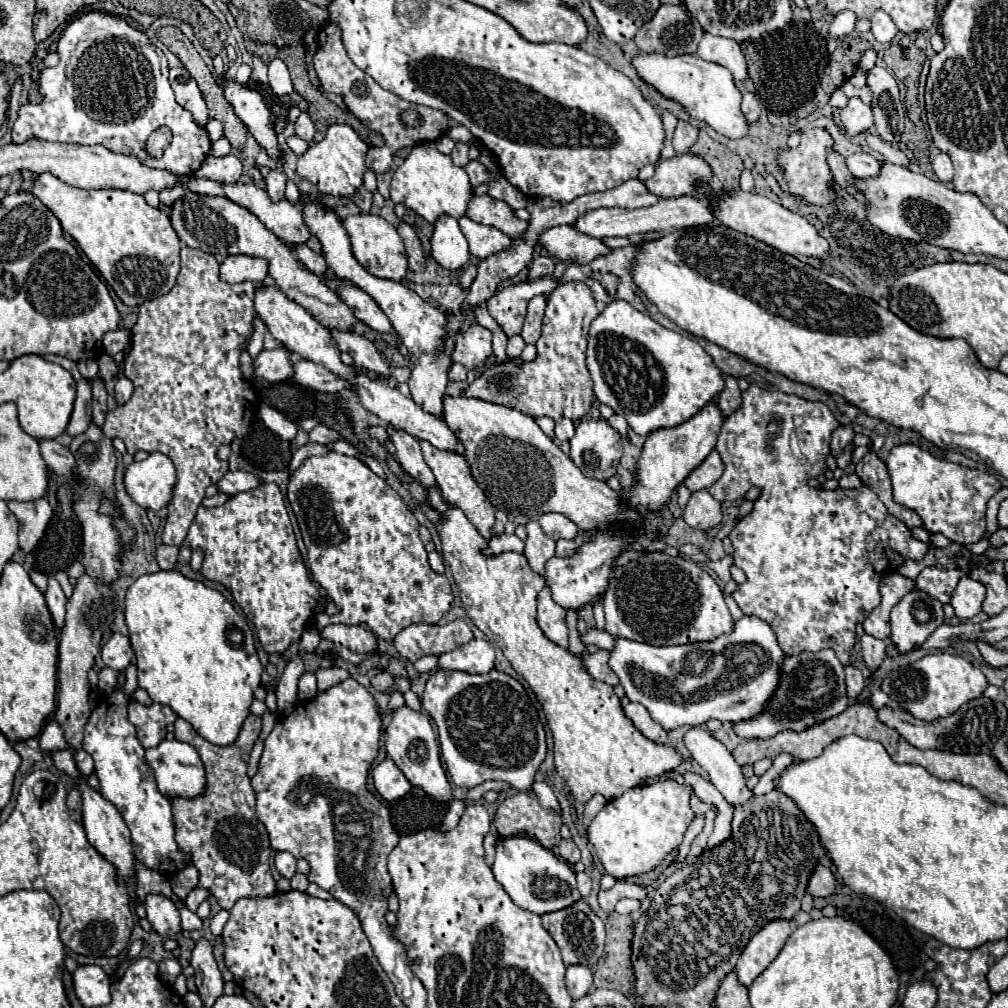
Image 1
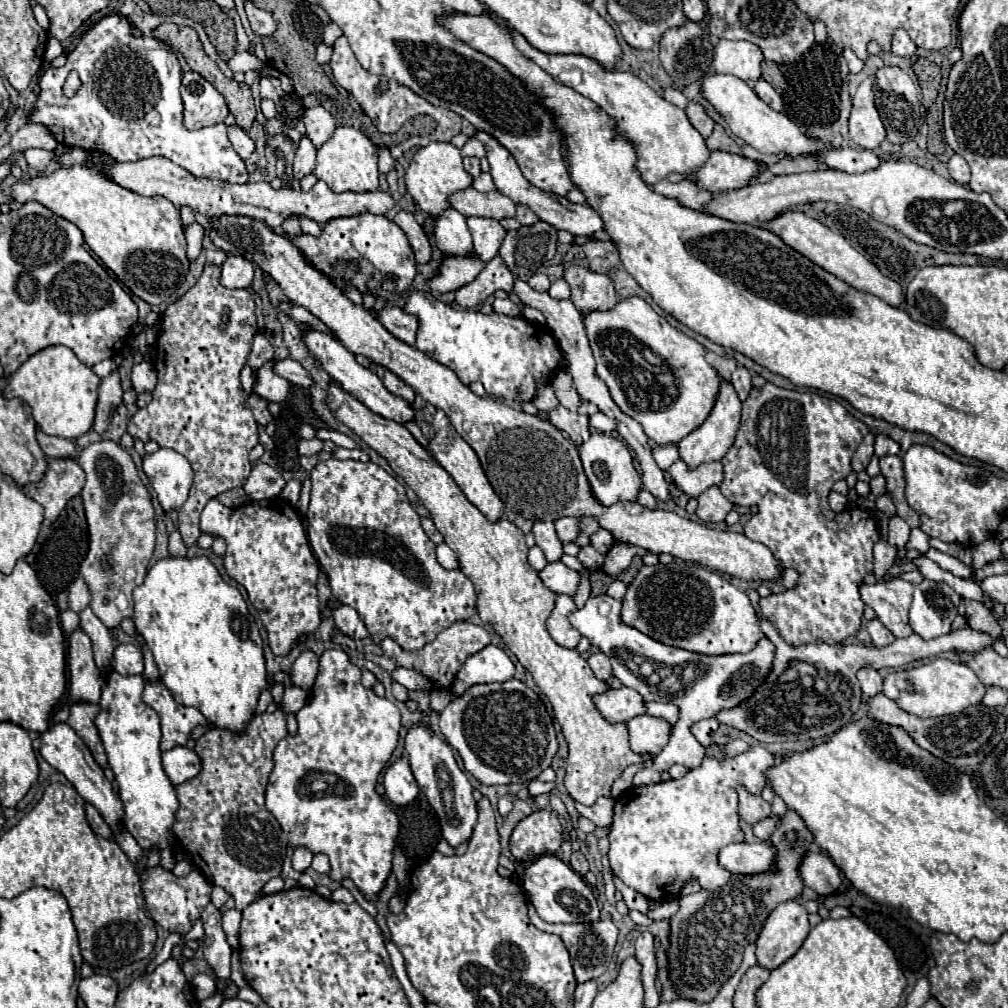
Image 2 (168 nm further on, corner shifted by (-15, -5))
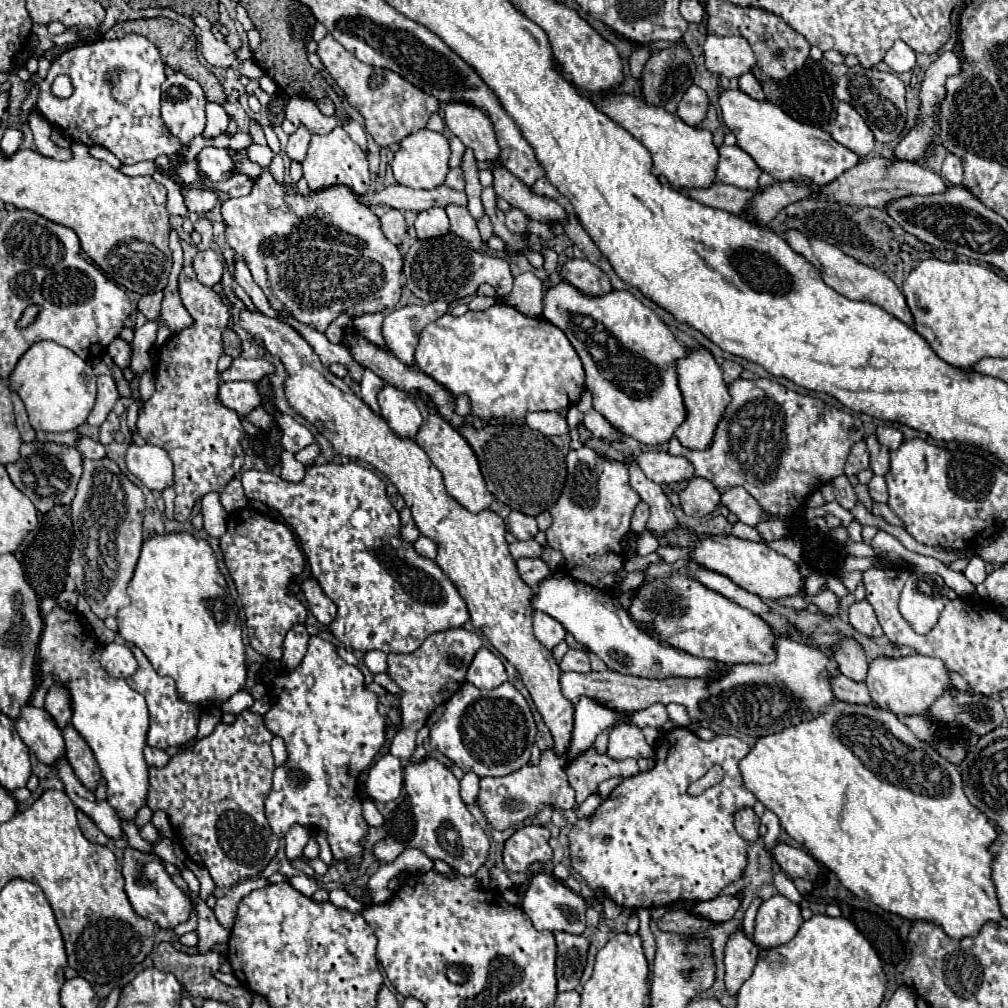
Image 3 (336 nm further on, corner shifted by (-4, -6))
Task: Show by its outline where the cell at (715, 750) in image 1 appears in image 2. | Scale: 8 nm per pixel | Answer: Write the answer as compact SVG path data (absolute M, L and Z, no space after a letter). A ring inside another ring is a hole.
M737 786L737 796L739 796L739 816L747 824L755 824L771 816L771 804L765 802L761 796L749 794L743 786Z

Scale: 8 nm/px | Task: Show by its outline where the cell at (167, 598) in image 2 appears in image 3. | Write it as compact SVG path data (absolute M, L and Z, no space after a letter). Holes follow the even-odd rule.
M188 531L152 533L142 545L138 565L128 583L128 597L130 605L118 611L120 637L140 647L158 675L172 677L184 701L222 705L236 691L244 689L246 659L238 607L230 597L226 579L218 569L218 559L206 539L198 539Z

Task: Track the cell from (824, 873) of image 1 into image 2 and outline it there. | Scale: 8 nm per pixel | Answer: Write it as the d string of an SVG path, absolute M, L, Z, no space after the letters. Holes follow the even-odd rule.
M807 852L807 860L799 870L803 872L803 884L821 896L831 896L841 886L841 872L827 854Z

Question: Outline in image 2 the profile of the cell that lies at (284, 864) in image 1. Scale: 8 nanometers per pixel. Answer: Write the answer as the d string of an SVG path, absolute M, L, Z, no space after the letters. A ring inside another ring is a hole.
M297 848L293 854L293 868L297 872L305 872L311 866L311 858L313 858L313 854L307 852L307 848Z

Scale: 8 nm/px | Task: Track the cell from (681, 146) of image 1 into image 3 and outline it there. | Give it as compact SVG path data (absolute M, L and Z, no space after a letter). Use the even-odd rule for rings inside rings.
M690 85L678 105L678 117L688 121L688 125L700 125L706 117L708 109L708 95L698 85Z

